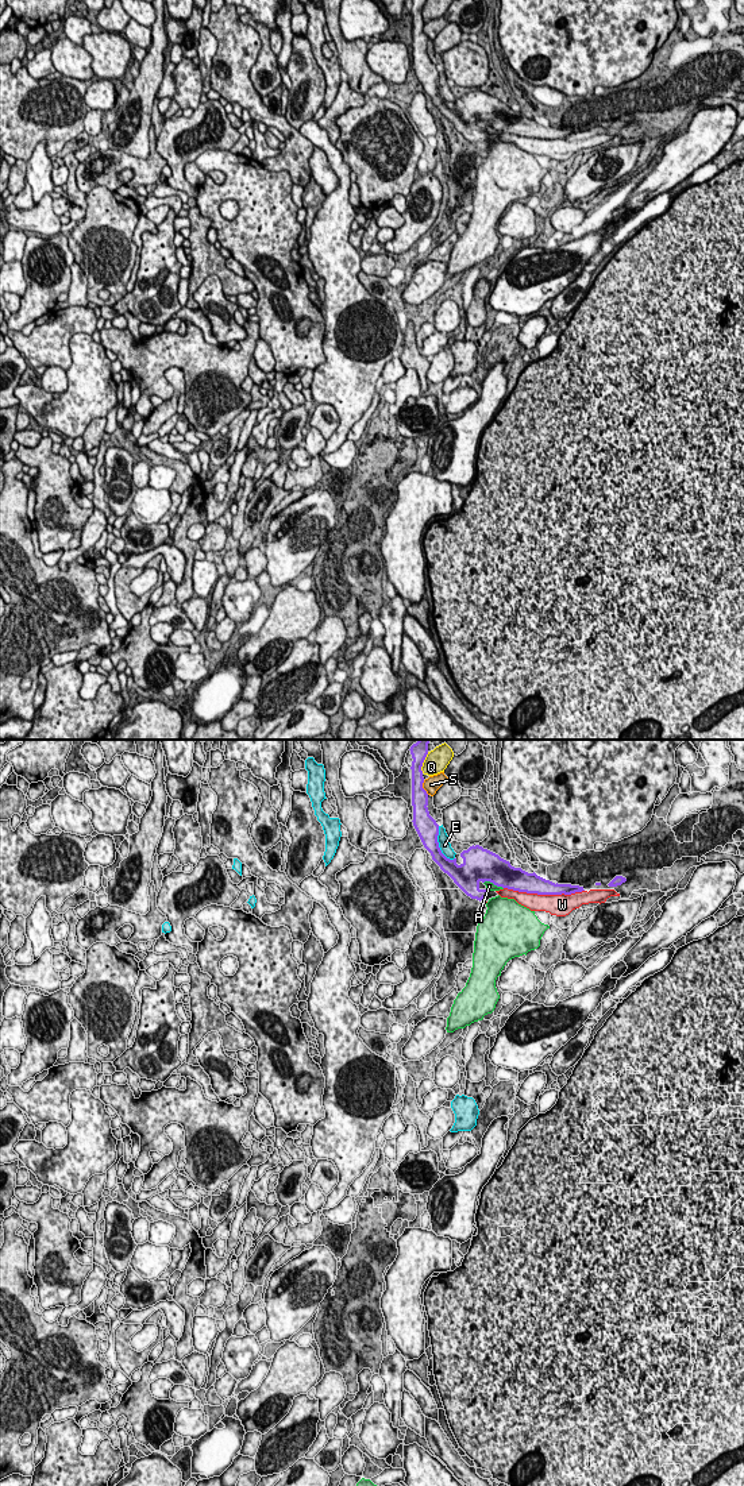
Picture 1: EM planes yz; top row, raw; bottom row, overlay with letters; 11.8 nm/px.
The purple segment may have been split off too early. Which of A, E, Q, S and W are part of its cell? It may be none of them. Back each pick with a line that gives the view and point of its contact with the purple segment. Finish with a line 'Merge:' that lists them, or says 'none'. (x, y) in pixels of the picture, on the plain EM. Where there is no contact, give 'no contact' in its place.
W: contact yz (544, 138)
Merge: W

